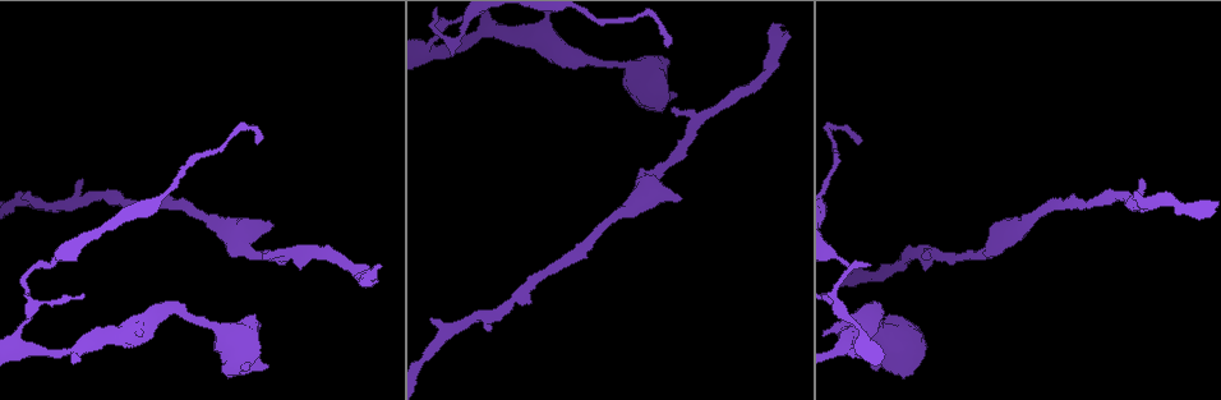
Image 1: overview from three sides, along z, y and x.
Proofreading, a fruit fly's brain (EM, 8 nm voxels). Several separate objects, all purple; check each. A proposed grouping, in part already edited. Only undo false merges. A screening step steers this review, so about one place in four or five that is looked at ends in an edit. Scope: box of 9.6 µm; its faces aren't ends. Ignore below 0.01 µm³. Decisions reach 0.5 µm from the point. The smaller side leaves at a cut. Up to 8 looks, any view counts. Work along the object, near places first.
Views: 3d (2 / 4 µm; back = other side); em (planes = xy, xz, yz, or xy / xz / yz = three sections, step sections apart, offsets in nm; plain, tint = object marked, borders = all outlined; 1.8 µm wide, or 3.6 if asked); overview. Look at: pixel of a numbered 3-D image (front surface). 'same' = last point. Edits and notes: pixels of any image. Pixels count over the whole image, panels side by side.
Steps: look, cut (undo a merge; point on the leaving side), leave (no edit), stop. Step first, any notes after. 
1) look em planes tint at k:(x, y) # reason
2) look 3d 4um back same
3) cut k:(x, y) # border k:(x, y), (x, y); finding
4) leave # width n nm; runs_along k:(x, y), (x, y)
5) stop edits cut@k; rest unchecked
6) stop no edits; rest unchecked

look 3d 4um back at 1:(939, 254) # arms part here

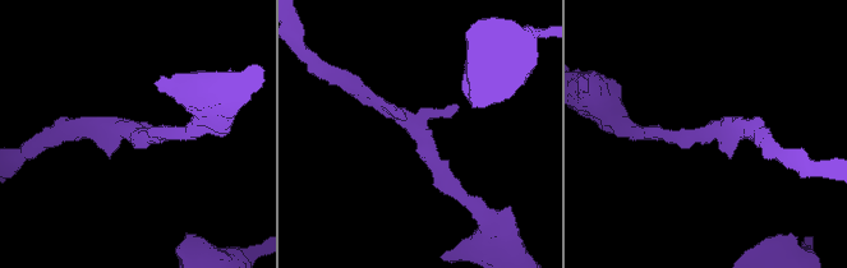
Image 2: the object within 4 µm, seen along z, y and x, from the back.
look em planes tint at 2:(133, 130)

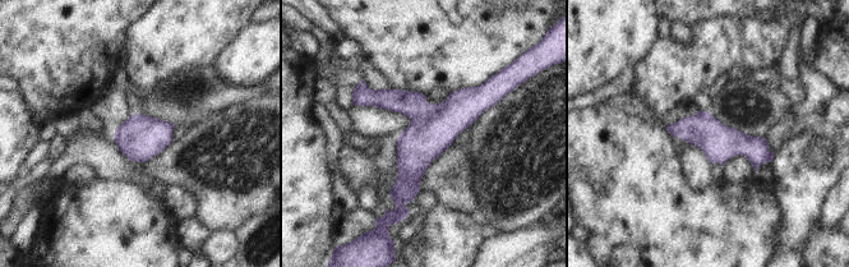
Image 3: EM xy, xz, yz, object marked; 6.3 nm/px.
leave # continuous, no second cell

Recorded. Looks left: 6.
look em planes plain at 1:(80, 346) # arms part here

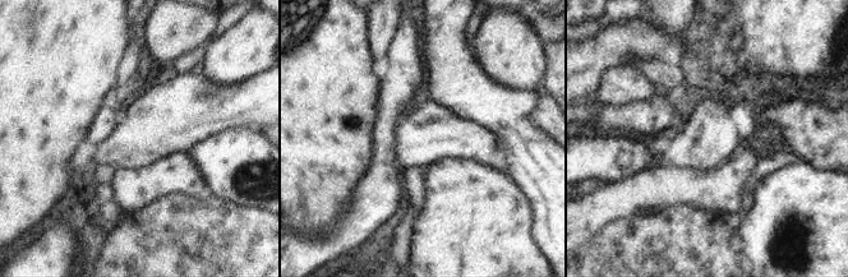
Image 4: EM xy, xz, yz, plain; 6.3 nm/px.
look em planes tint same # where the object lies

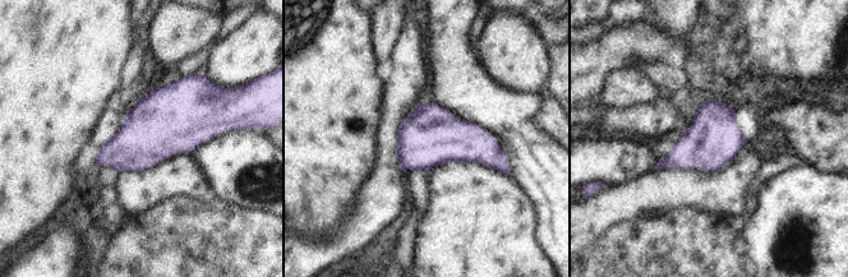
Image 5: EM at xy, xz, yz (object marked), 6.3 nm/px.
leave # continuous, no second cell

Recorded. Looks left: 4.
look em planes tint at 1:(452, 332) # a fork

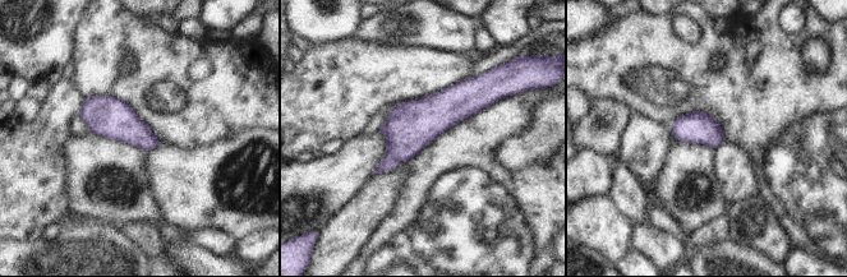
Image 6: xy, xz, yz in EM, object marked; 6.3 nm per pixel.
leave # runs_along 6:(488, 95), (434, 114), (380, 169); continuous, no second cell

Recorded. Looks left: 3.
stop no edits; rest unchecked

